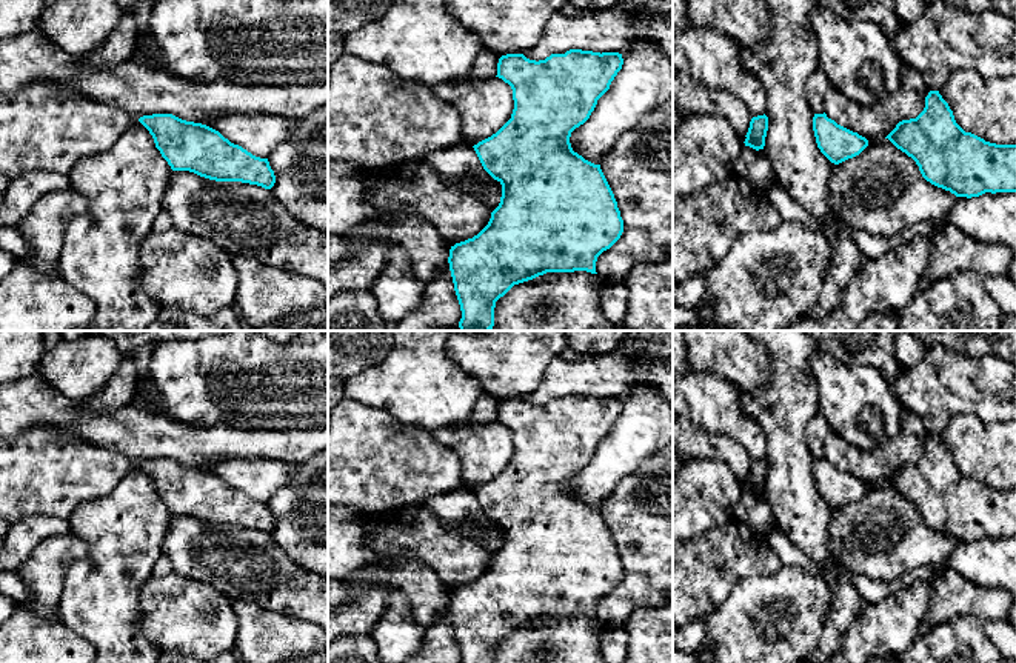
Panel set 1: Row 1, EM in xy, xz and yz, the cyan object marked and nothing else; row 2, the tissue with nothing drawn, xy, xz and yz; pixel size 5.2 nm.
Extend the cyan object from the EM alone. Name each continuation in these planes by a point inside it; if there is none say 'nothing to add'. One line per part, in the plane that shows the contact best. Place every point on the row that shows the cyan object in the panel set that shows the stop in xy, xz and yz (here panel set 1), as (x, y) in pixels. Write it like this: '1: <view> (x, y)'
nothing to add

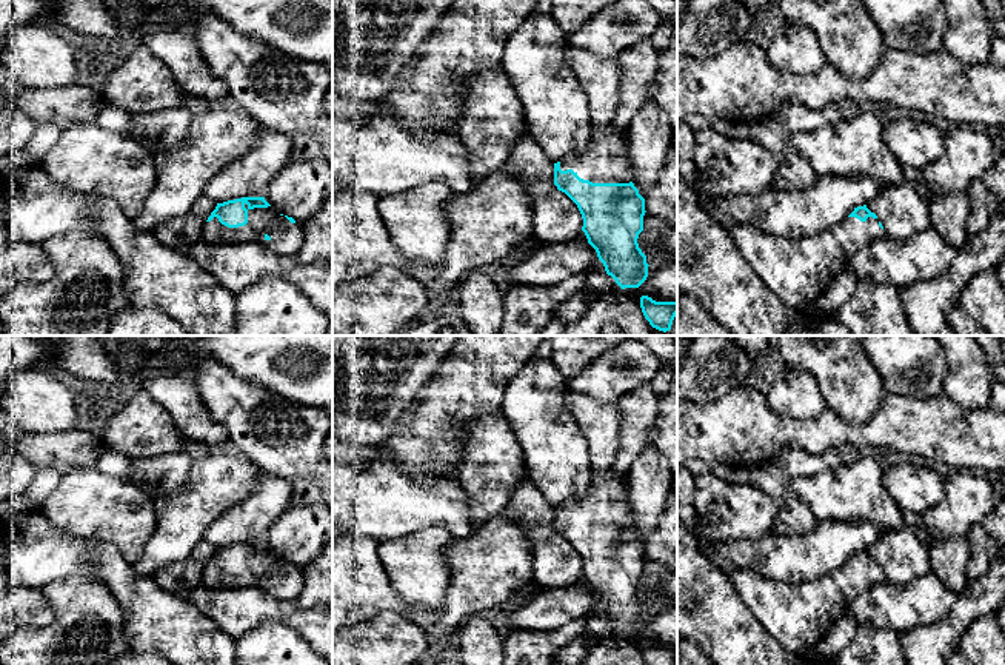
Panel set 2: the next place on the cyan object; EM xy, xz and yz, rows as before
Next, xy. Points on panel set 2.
1: xy (287, 239)

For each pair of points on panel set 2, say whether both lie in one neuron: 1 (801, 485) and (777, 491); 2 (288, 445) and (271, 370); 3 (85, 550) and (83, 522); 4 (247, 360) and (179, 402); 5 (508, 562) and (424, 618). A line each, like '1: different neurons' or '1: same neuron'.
1: different neurons
2: different neurons
3: different neurons
4: different neurons
5: same neuron

